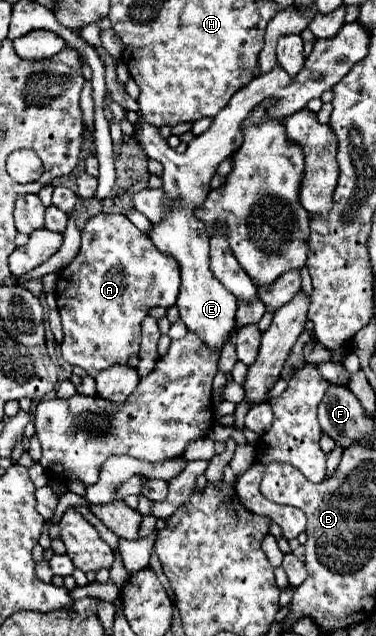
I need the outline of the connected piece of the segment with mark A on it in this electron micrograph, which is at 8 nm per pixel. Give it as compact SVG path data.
M98 214L92 216L82 230L82 246L76 258L58 272L56 304L62 316L64 342L62 356L80 366L88 376L96 378L116 362L128 362L140 348L140 324L154 306L174 306L180 290L180 270L174 258L160 254L154 242L142 234L124 214Z

